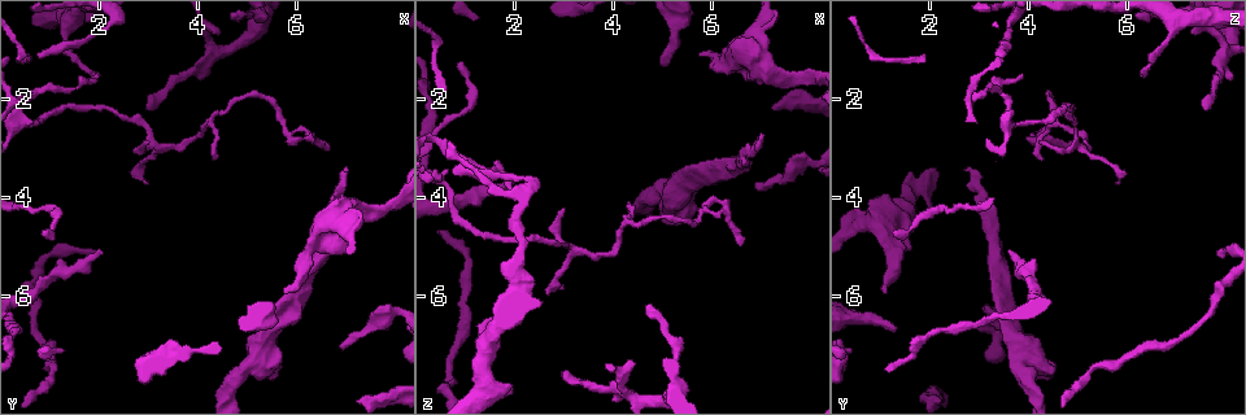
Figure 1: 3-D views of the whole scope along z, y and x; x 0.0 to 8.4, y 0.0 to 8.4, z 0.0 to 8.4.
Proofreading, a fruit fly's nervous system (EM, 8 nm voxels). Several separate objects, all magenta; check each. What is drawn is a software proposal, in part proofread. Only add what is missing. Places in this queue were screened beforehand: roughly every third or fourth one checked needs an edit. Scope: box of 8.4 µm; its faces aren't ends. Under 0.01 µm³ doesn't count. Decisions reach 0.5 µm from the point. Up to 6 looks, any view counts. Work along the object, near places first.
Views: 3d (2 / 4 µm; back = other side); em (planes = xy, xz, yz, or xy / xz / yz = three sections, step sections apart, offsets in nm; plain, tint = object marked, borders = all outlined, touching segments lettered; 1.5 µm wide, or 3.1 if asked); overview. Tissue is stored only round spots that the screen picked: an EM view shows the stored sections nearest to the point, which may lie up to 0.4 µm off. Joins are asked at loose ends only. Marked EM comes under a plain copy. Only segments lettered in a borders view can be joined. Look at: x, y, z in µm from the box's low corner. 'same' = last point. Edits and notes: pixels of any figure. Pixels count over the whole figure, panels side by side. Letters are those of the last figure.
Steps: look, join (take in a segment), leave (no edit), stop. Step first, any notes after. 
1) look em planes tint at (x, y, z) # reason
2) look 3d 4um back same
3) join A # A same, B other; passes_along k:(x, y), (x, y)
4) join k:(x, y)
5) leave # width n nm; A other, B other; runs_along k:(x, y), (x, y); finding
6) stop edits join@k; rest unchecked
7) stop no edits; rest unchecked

look 3d 2um at (7.05, 3.40, 2.80) # end of a long branch

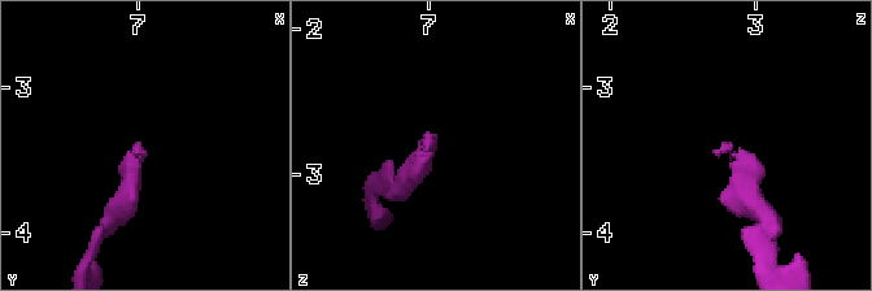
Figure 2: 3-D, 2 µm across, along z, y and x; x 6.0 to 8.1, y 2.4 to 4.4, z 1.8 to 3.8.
look em xy step 4 tint at (7.02, 3.44, 2.74)

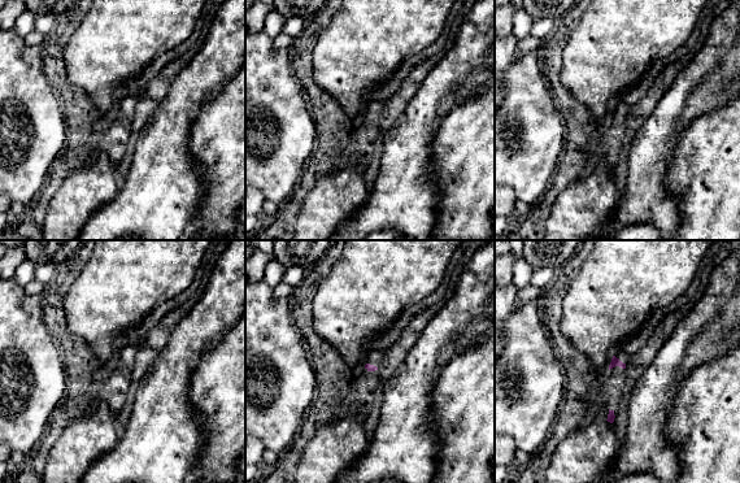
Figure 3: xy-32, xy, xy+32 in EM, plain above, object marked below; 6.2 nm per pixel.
look em planes borders same # cut it another way

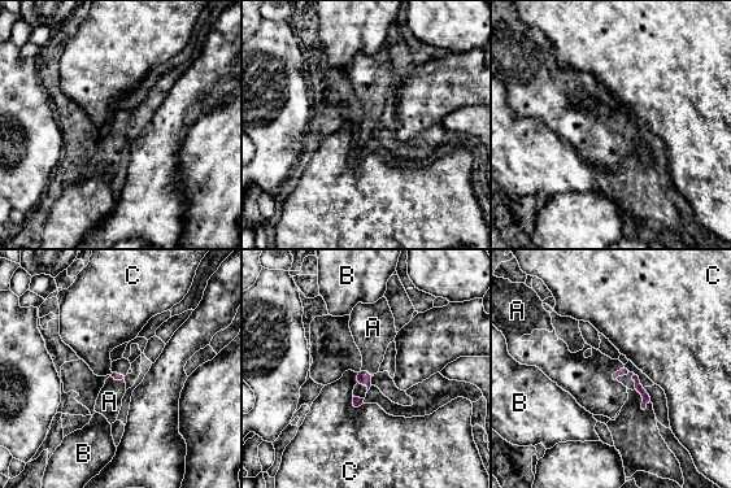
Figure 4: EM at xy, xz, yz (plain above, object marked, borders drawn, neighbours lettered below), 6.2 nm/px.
join 4:(109, 401) # A same, B other, C other; passes_along 4:(112, 374), (117, 373), (109, 401); the neuron continues

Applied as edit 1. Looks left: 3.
look overview # redraw

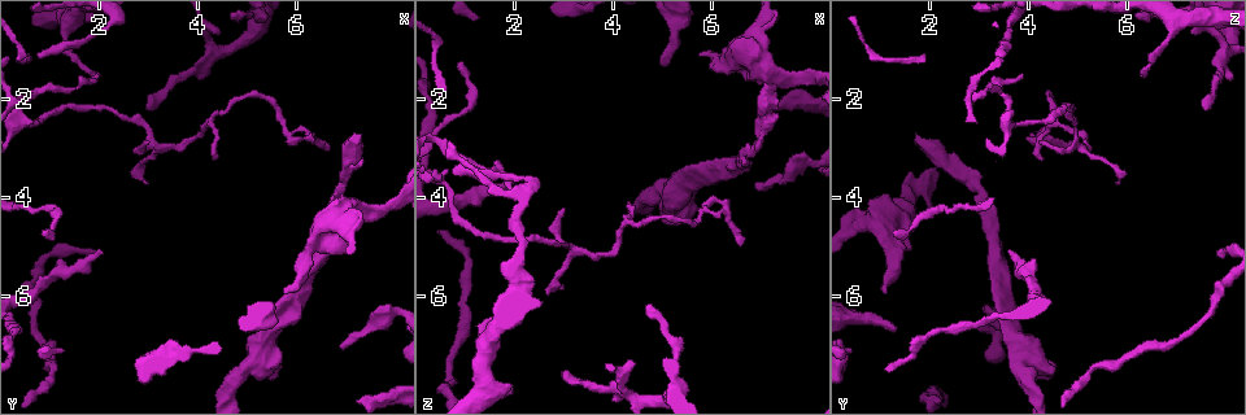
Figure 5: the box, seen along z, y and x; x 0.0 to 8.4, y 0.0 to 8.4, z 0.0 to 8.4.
look 3d 4um at (6.90, 7.00, 3.75) # thin end

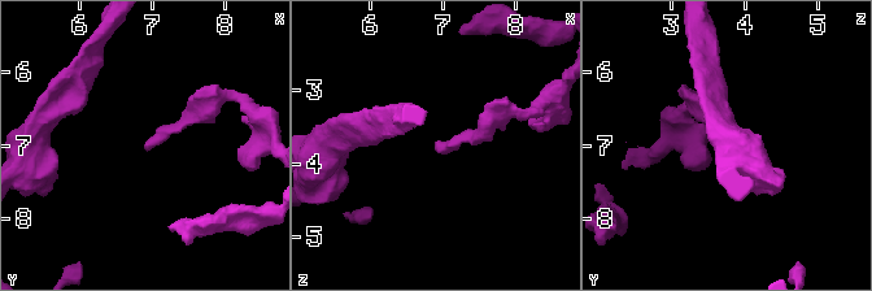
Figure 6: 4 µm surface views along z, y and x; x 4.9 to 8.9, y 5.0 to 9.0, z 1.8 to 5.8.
look em planes borders at (6.90, 7.00, 3.70)

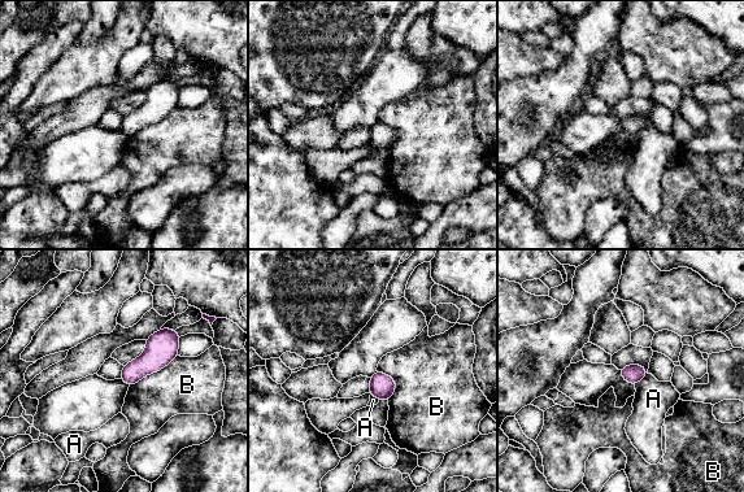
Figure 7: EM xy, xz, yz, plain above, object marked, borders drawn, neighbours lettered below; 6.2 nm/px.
leave # A other, B other; border 7:(178, 356), (129, 387); none of them fits

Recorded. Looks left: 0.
stop edits join@4; rest unchecked

